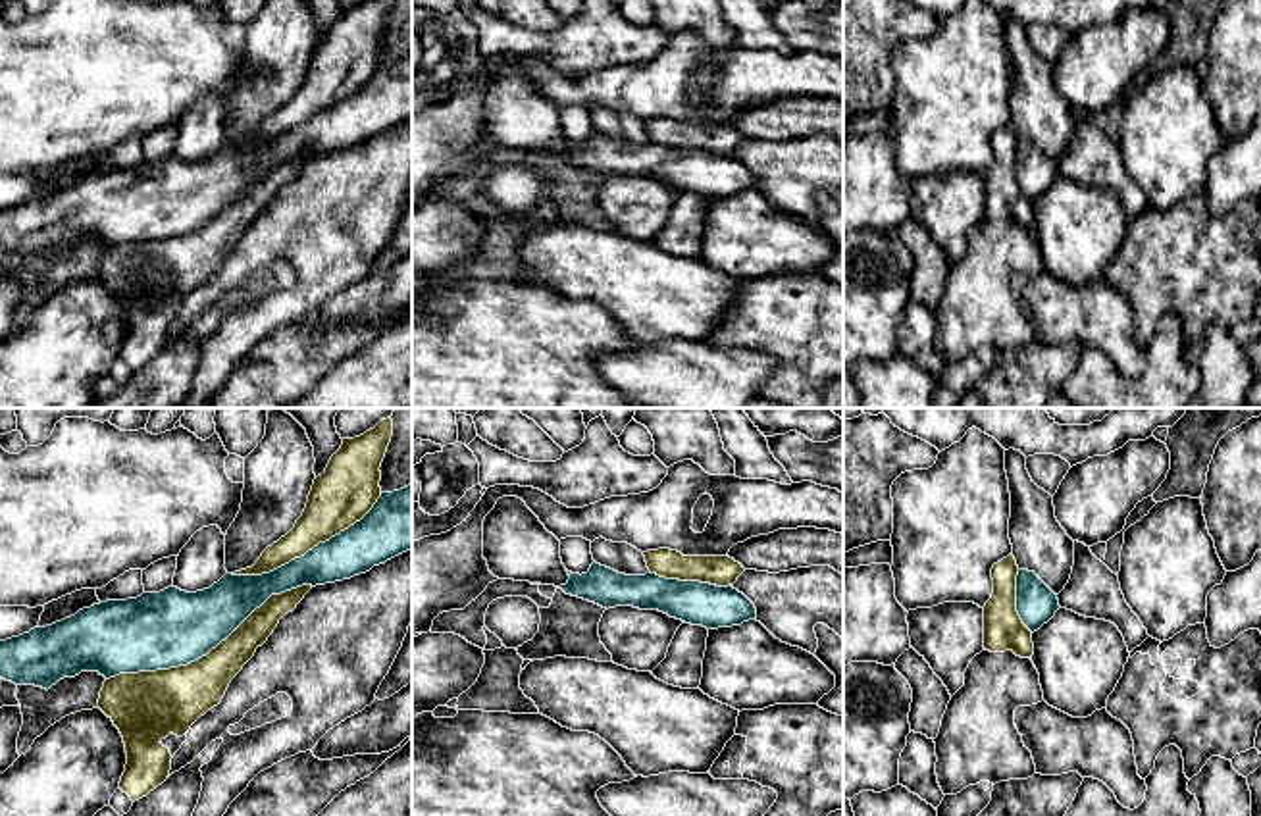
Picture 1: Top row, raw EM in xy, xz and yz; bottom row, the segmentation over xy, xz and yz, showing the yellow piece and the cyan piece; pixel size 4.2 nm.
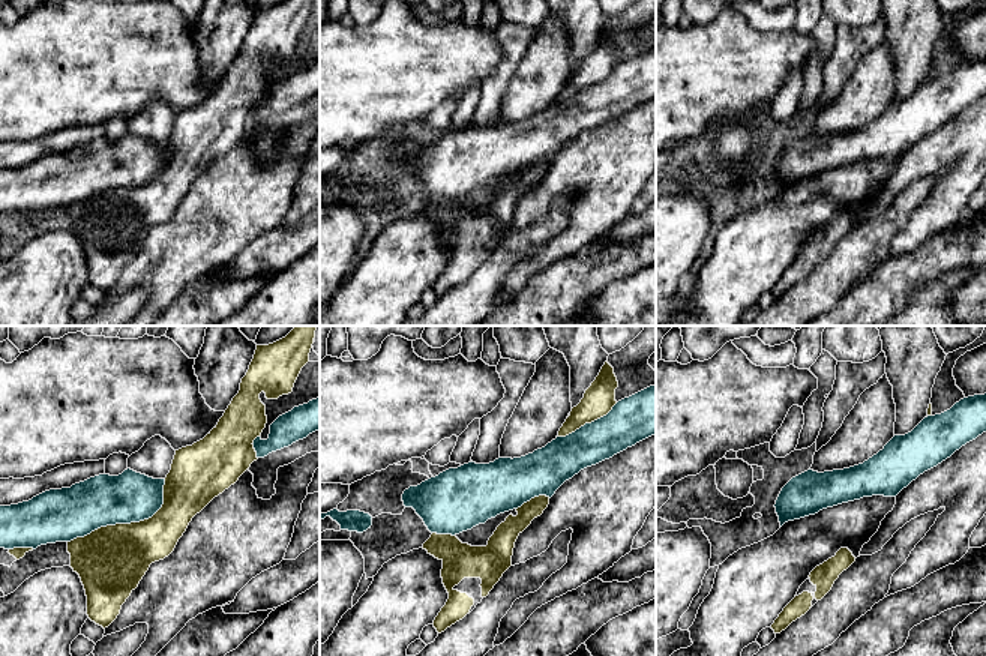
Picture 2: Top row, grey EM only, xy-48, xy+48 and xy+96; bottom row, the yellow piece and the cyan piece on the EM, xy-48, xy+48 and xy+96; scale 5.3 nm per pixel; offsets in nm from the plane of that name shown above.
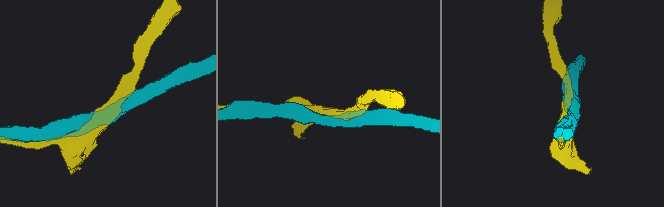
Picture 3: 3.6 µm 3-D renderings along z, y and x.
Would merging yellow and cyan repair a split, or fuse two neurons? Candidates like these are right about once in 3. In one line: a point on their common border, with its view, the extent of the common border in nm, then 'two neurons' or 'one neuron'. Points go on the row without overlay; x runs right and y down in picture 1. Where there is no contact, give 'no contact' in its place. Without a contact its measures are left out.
contact xy (210, 220); length 950 nm; two neurons

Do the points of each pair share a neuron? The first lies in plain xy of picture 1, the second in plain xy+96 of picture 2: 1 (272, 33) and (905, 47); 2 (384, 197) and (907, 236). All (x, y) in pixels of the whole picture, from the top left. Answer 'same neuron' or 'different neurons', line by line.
1: different neurons
2: same neuron

